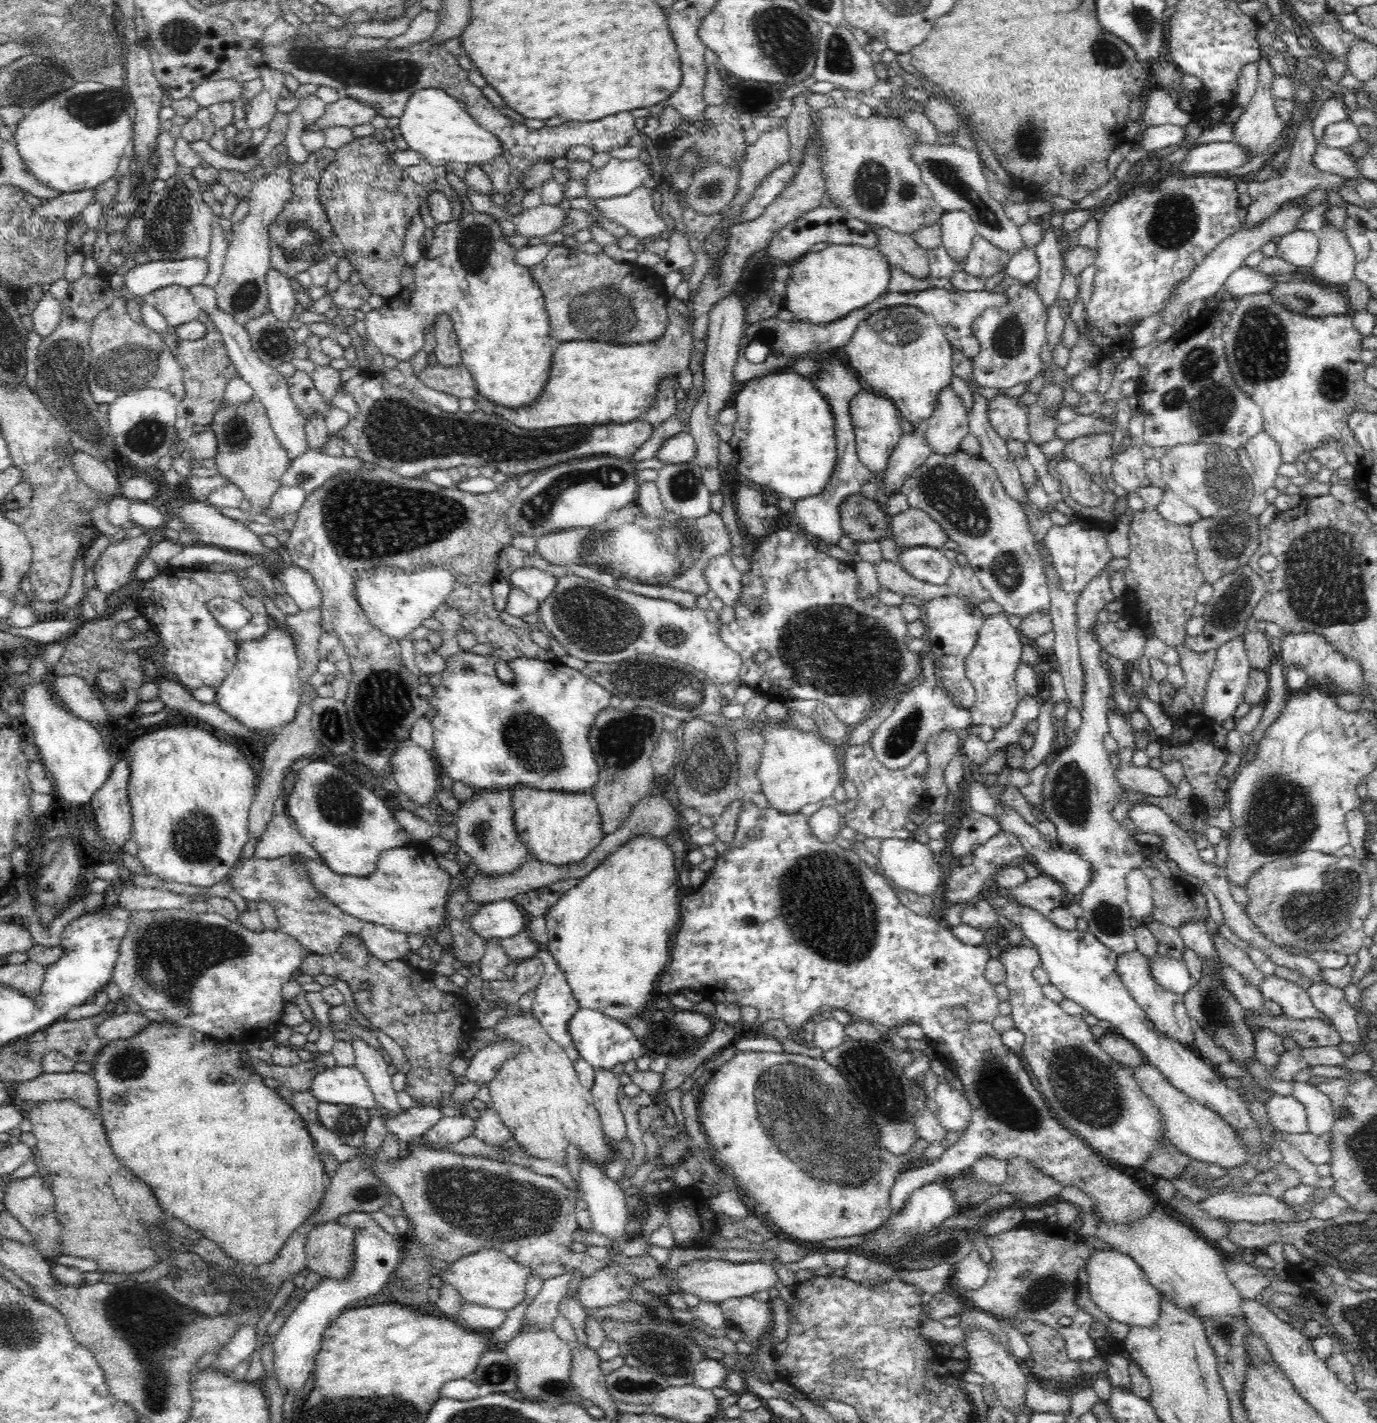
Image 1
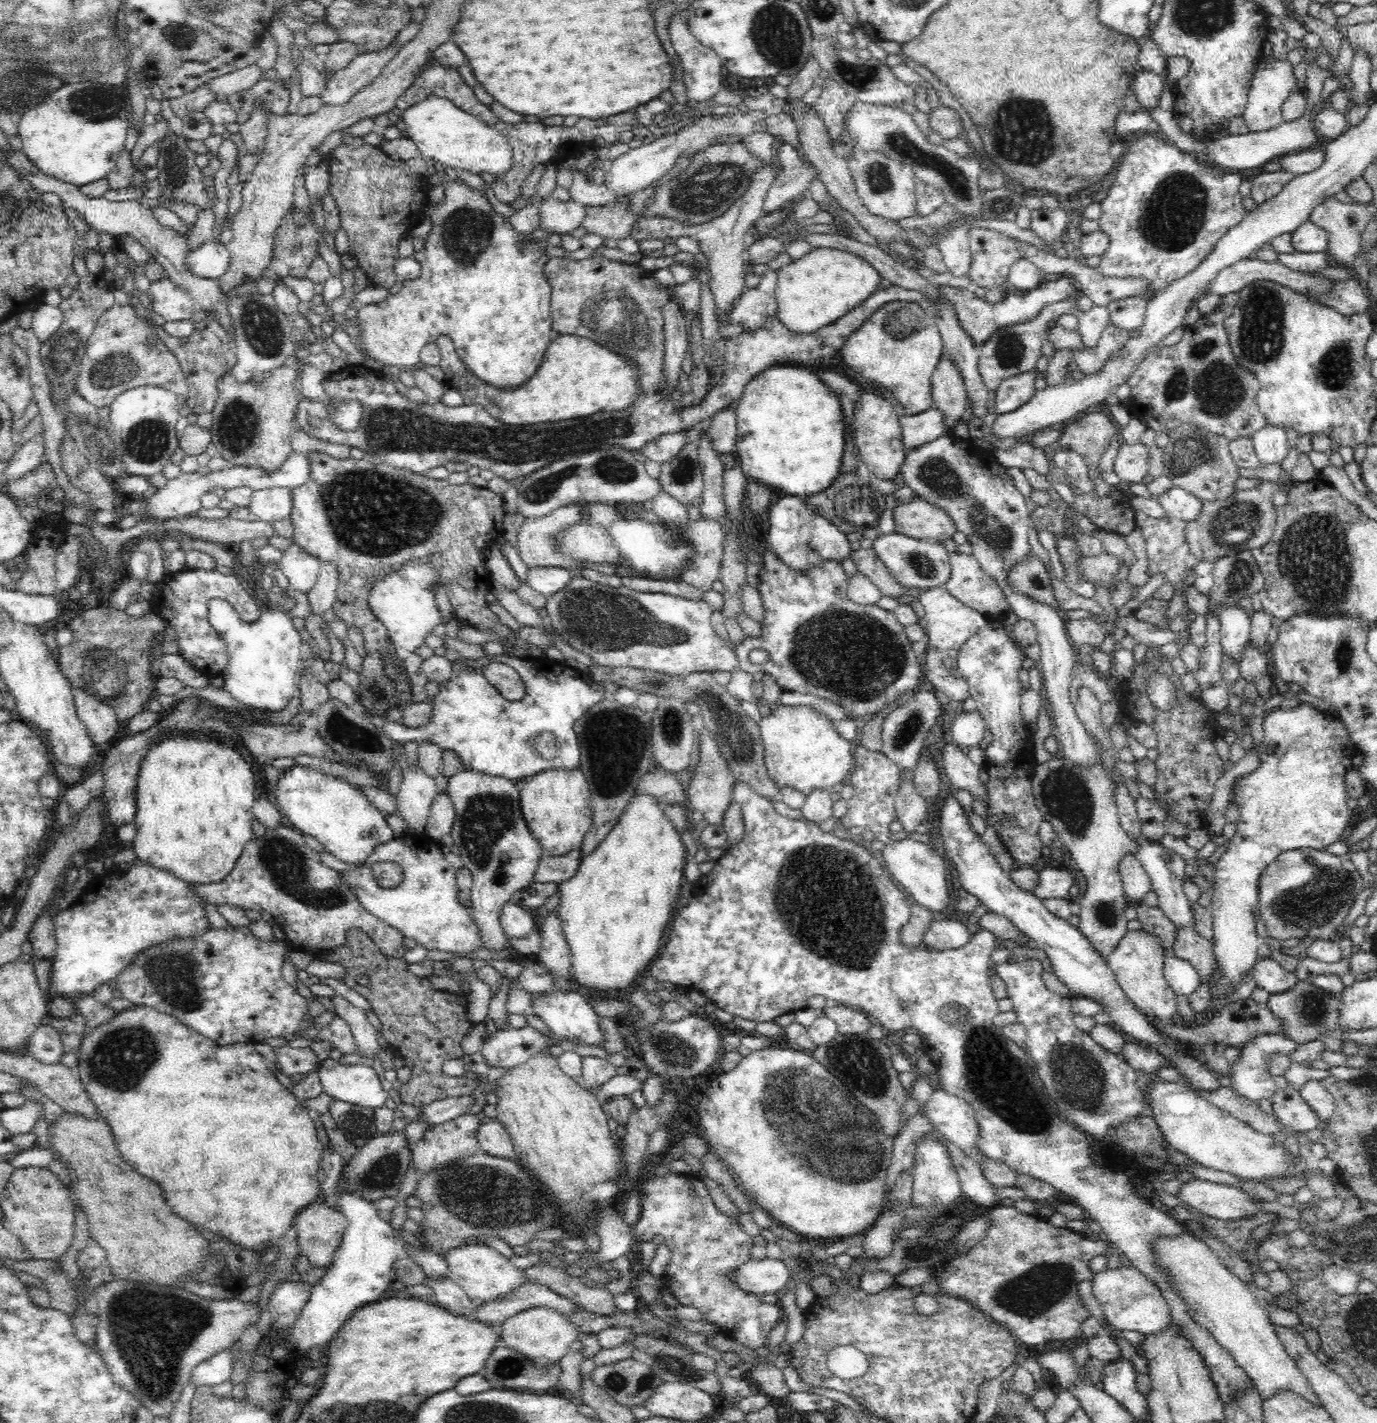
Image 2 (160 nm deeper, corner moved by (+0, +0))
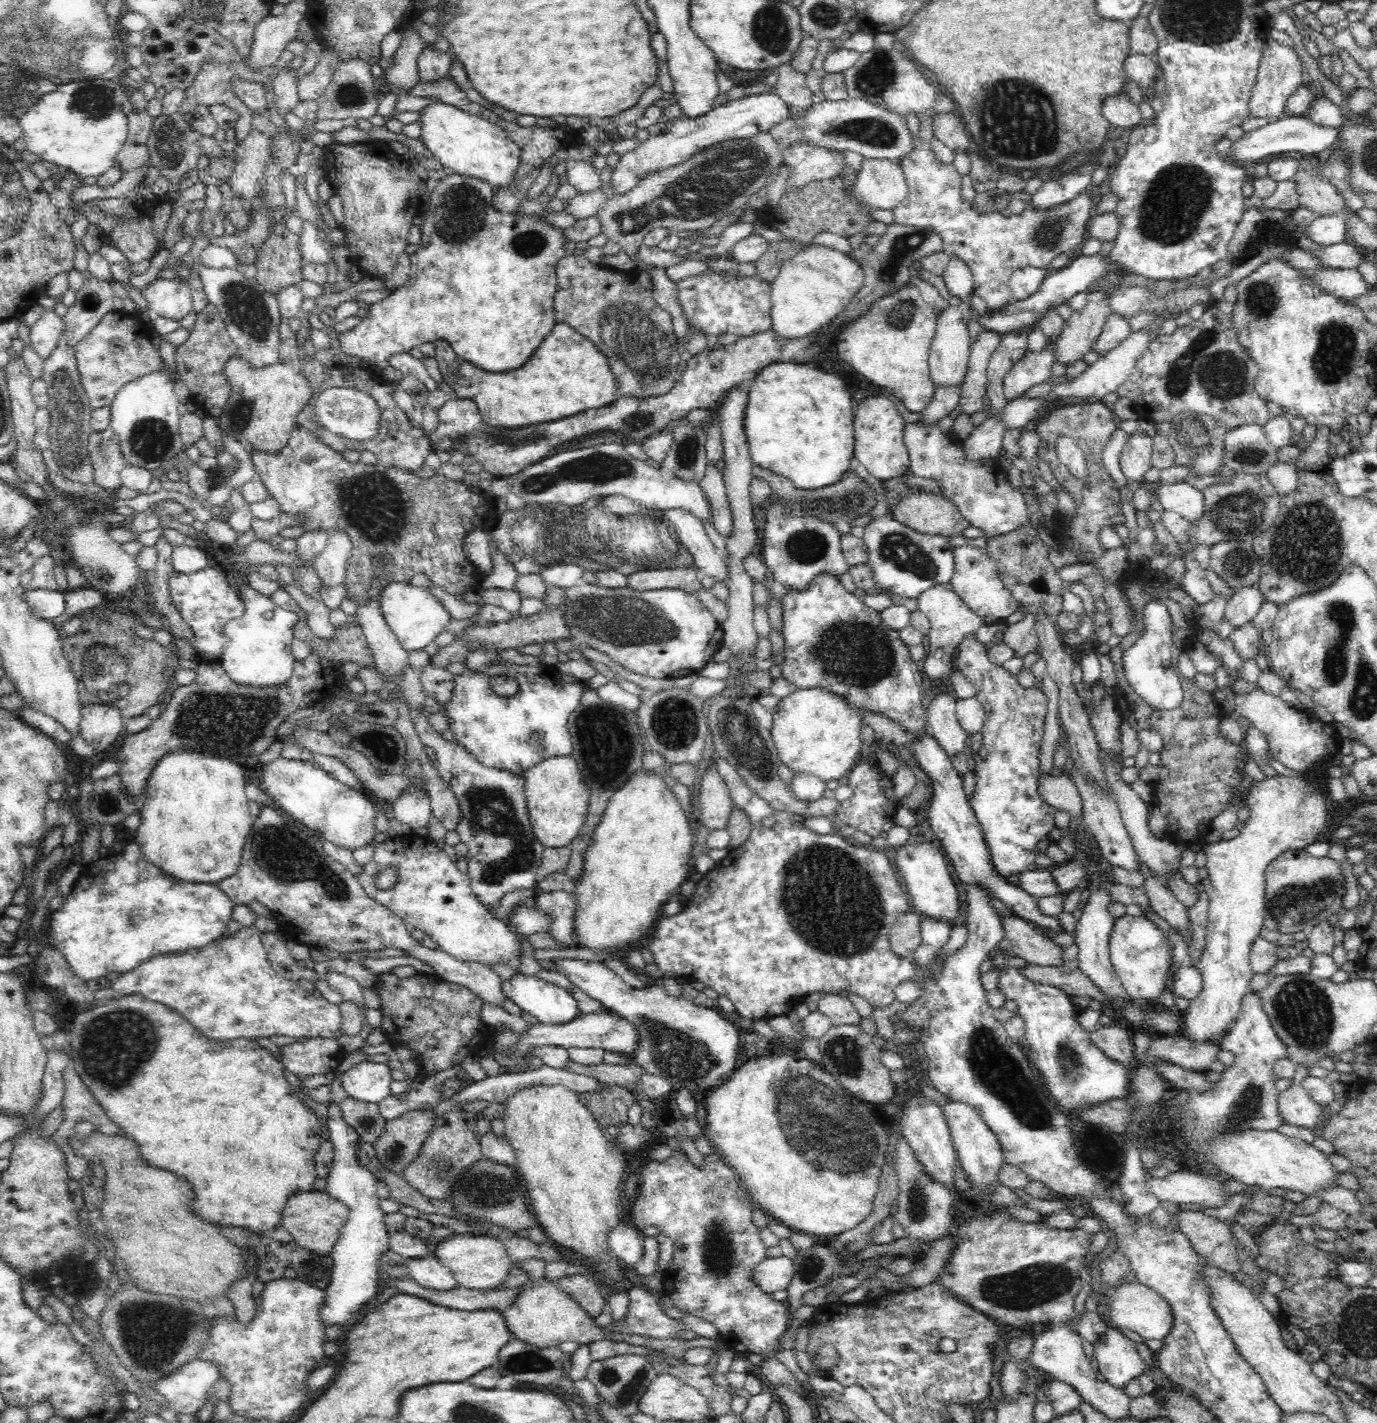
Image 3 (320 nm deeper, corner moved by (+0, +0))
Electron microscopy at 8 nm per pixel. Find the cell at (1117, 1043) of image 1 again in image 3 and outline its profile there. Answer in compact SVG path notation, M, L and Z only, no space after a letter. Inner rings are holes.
M1155 1036L1148 1048L1148 1062L1166 1060L1185 1070L1206 1072L1218 1060L1221 1045L1192 1042L1182 1036Z

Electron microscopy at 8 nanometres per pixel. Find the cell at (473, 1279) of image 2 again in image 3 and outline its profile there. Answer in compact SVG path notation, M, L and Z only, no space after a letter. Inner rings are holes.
M453 1233L443 1241L432 1244L432 1254L454 1275L458 1286L469 1289L498 1289L513 1266L504 1243L488 1235Z

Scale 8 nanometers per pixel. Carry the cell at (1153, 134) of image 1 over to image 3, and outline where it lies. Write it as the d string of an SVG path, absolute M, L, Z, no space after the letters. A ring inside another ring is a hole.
M1126 91L1104 99L1102 115L1116 132L1122 131L1125 128L1134 127L1140 129L1145 126L1139 106L1136 106L1136 104L1132 103L1130 100Z

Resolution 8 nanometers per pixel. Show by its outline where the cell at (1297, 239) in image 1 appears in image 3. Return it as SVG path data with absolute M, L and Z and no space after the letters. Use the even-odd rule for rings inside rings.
M1338 213L1317 216L1306 230L1306 234L1324 247L1335 245L1346 240L1346 221Z

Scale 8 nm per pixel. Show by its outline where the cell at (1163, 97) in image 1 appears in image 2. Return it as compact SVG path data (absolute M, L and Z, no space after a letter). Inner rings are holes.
M1136 64L1131 89L1134 90L1143 110L1150 112L1160 105L1159 99L1163 92L1162 80L1164 80L1164 77Z

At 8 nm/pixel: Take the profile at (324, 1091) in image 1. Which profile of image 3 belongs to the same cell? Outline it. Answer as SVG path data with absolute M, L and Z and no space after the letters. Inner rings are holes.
M362 1061L342 1076L342 1086L348 1097L379 1104L390 1094L392 1084L390 1066Z

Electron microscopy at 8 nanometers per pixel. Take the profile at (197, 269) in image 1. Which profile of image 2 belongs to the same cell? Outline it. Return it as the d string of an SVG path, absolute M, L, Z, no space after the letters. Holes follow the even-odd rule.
M206 240L199 248L189 251L186 265L192 274L217 280L230 267L231 254L220 241Z

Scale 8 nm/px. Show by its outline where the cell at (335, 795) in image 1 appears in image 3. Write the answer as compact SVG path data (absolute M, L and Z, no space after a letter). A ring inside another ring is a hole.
M276 758L263 765L260 786L283 814L306 825L320 839L348 850L356 850L374 839L374 821L379 804L372 803L362 791L338 782L313 760Z

